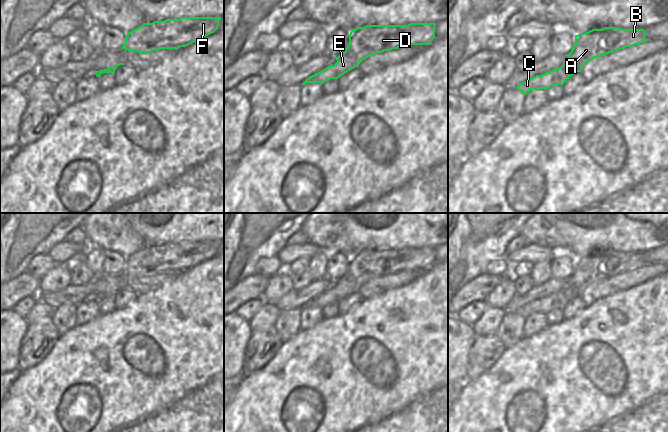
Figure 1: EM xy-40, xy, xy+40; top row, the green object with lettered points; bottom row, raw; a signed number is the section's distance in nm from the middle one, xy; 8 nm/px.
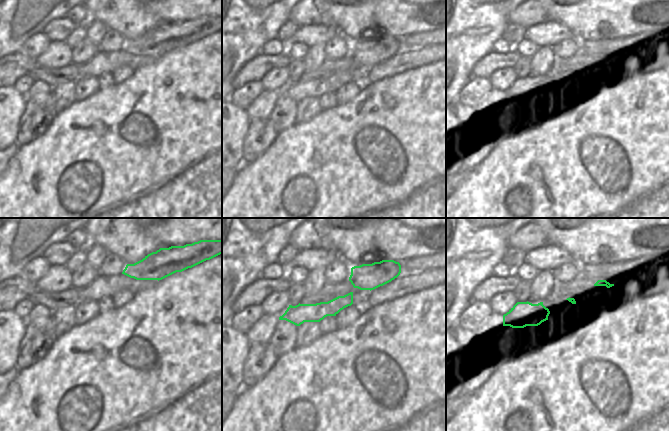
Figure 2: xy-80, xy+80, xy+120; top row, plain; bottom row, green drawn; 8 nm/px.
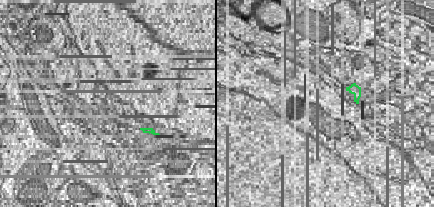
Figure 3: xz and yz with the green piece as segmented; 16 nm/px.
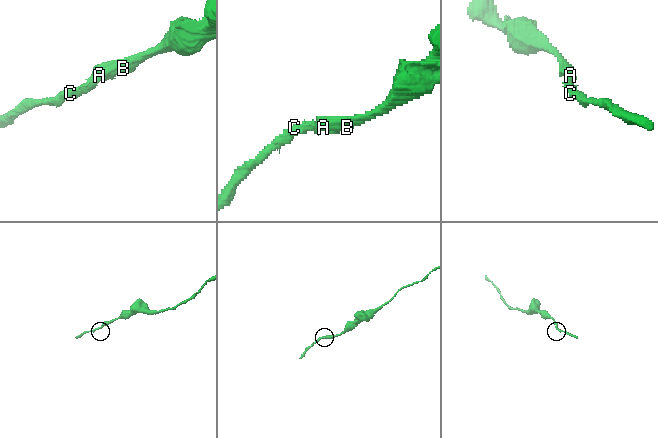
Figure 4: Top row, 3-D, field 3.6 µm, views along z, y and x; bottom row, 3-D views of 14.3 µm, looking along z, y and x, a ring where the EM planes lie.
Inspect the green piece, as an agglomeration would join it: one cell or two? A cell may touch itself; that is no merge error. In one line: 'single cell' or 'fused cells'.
single cell

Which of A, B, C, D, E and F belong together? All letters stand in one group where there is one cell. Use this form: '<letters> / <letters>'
A B C D E F

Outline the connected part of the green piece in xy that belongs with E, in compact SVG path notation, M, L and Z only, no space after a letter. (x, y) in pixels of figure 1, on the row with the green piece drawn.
M410 23L408 25L366 25L353 29L349 34L349 44L345 51L338 57L334 57L337 62L308 77L301 85L308 83L320 83L322 85L330 79L338 79L348 71L358 67L364 59L377 53L407 45L427 45L435 38L435 26L436 23Z

